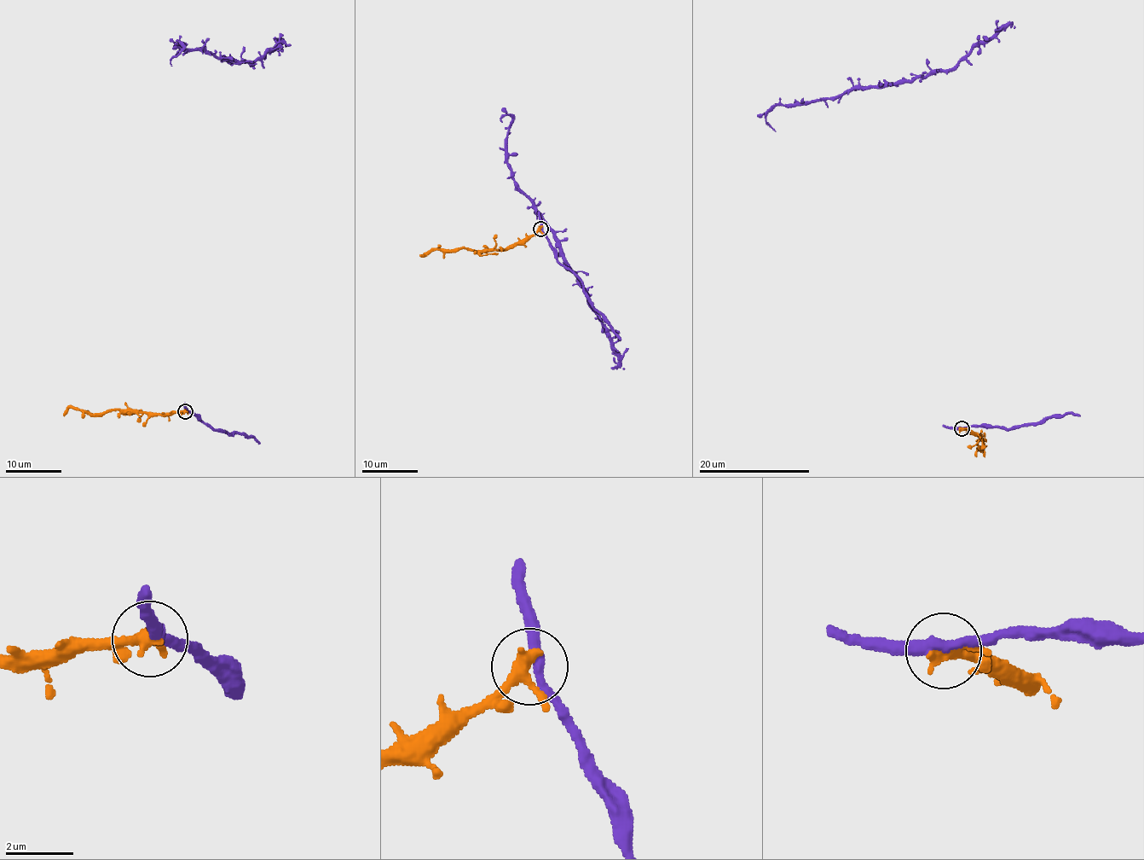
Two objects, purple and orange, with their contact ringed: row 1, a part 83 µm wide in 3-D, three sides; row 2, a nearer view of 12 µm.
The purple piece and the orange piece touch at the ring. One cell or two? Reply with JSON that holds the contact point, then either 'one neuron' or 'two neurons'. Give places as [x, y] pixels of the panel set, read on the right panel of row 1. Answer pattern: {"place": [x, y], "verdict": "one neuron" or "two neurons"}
{"place": [962, 428], "verdict": "two neurons"}

